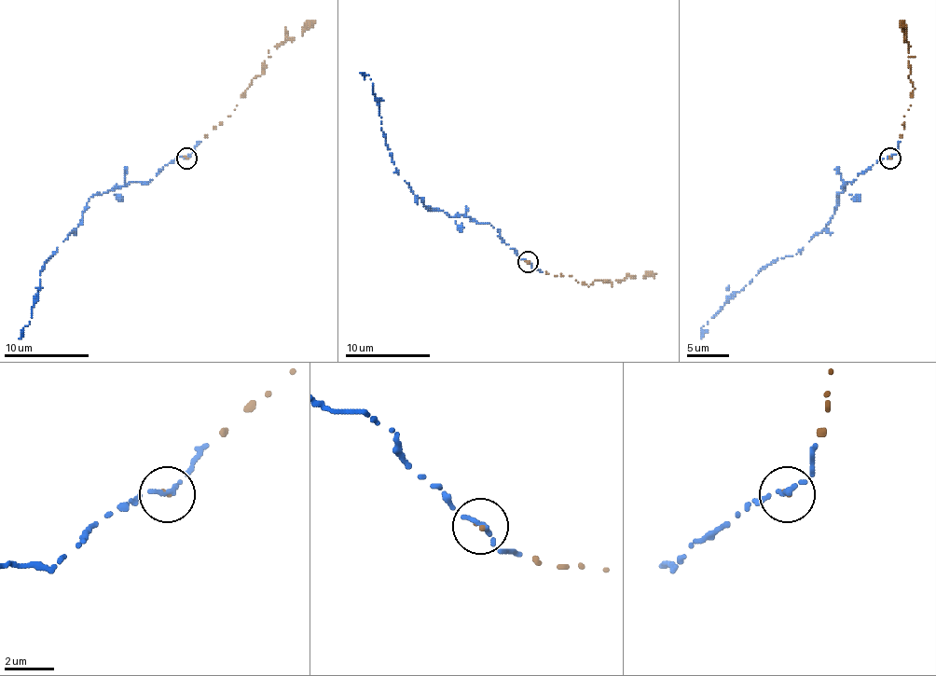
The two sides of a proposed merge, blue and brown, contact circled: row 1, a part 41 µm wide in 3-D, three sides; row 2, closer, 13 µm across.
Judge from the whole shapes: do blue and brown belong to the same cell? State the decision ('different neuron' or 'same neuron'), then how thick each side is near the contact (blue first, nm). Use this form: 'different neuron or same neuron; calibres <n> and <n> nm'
same neuron; calibres 180 and 130 nm

